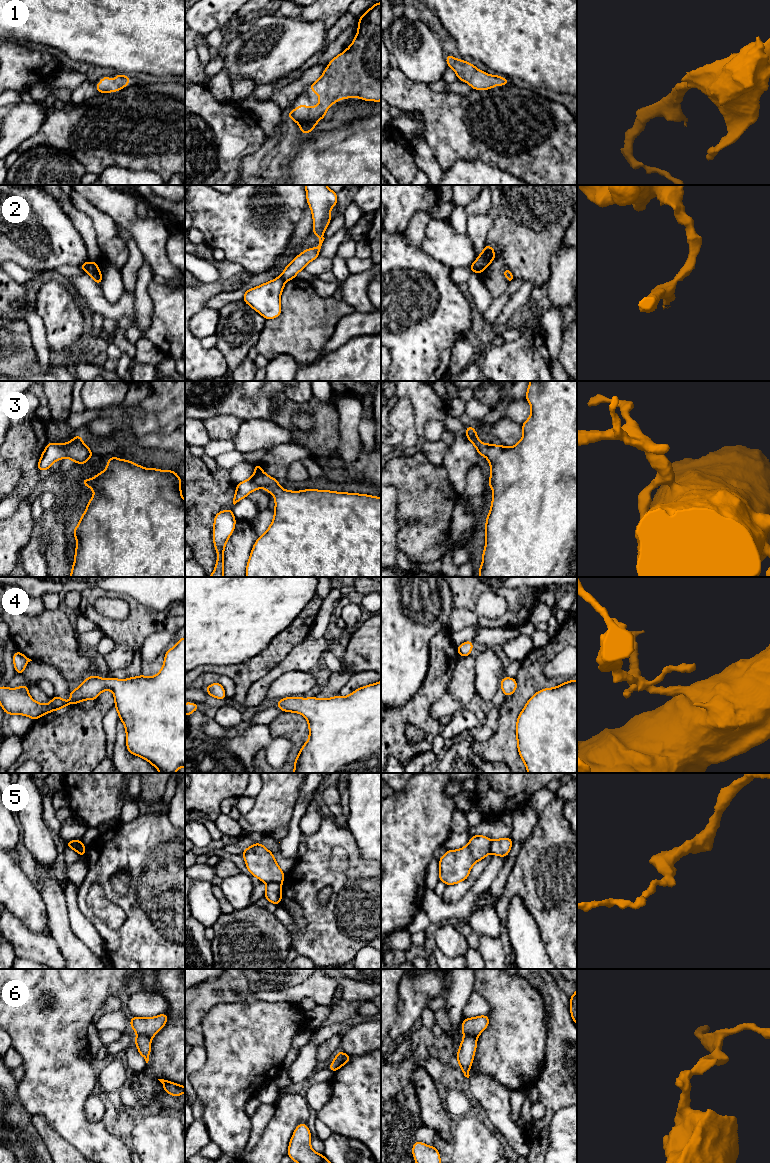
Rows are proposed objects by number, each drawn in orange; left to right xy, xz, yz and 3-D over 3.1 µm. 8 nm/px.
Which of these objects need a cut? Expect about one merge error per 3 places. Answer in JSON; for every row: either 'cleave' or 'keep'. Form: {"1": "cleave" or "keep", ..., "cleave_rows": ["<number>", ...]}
{"1": "keep", "2": "cleave", "3": "keep", "4": "keep", "5": "cleave", "6": "cleave", "cleave_rows": ["2", "5", "6"]}

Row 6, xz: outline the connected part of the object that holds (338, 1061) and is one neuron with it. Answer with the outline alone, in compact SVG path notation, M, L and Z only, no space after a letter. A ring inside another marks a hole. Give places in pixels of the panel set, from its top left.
M341 1050L338 1051L336 1054L335 1059L332 1061L330 1066L328 1067L332 1072L336 1071L338 1067L340 1067L343 1064L345 1053Z

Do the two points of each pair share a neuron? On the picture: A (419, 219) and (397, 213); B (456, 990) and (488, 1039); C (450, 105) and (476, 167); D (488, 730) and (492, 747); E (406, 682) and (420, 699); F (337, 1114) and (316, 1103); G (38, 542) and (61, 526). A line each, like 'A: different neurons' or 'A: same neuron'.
A: different neurons
B: different neurons
C: different neurons
D: different neurons
E: different neurons
F: different neurons
G: different neurons

